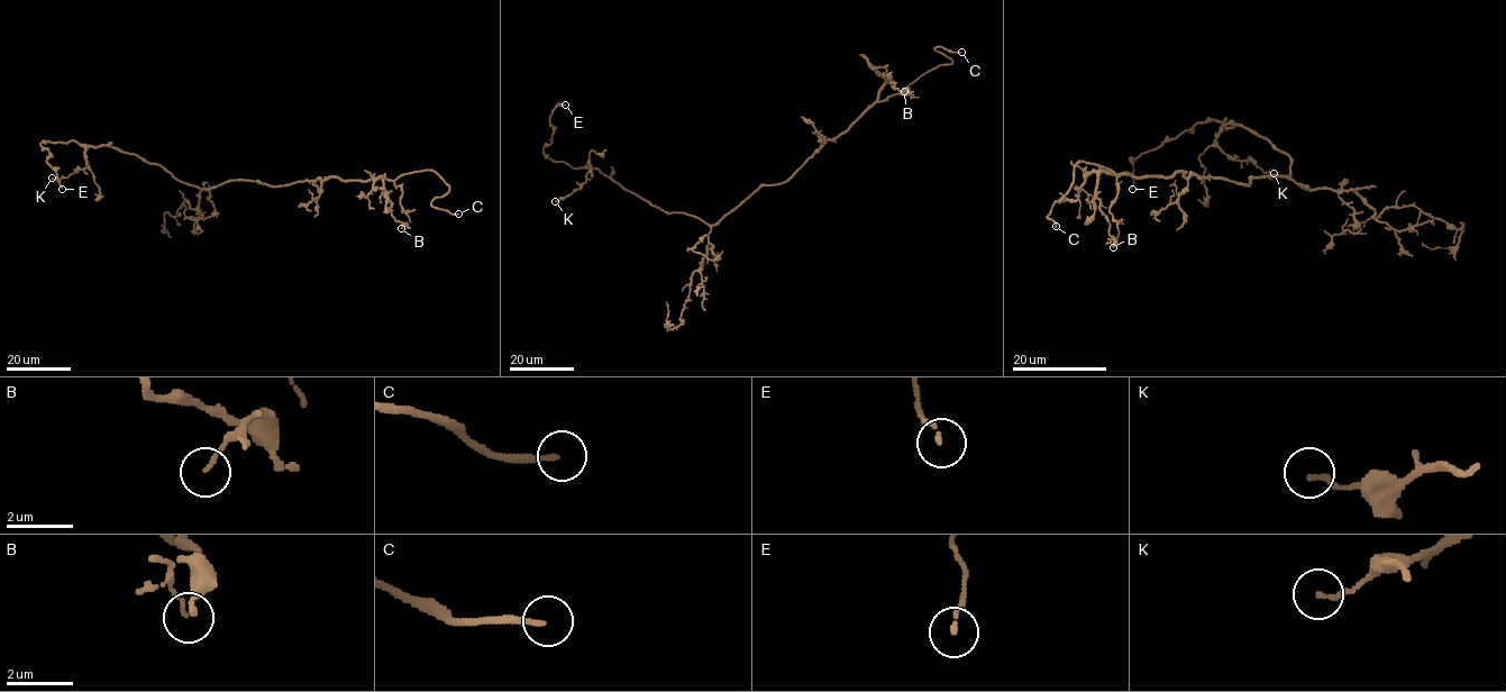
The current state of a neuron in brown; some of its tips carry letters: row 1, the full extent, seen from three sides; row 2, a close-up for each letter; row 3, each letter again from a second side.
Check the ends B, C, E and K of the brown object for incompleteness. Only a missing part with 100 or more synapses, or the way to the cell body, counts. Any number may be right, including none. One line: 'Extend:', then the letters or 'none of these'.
Extend: C

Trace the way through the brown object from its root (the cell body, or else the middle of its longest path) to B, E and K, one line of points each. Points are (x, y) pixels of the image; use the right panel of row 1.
B: (1274, 176), (1241, 184), (1182, 171), (1170, 176), (1103, 172), (1096, 198), (1113, 247)
E: (1274, 176), (1308, 189), (1292, 178), (1285, 153), (1224, 118), (1141, 153), (1132, 189)
K: (1274, 176), (1308, 189), (1266, 138), (1239, 125), (1220, 131), (1226, 154), (1274, 173)

